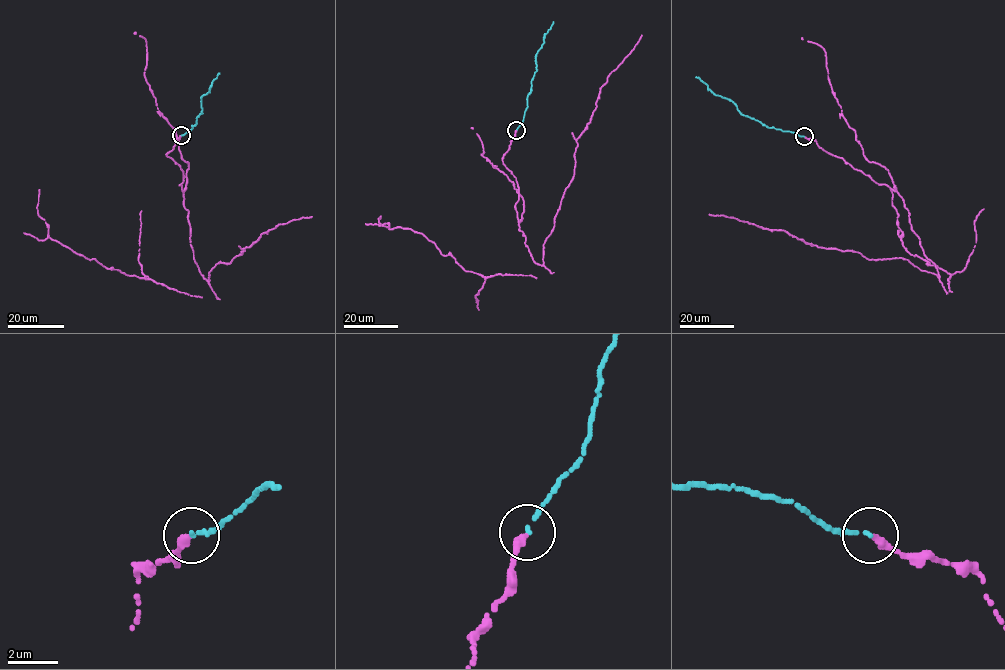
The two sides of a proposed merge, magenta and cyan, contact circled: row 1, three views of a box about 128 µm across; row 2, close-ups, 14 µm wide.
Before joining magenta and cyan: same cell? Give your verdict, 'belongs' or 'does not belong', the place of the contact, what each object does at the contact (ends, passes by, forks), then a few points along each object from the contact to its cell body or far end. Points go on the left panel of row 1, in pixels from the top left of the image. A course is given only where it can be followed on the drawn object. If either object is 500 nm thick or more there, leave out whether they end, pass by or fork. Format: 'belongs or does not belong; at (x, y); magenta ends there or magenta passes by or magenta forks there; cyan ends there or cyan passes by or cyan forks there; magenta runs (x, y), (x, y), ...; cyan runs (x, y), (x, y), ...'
belongs; at (181, 135); magenta ends there; cyan ends there; magenta runs (181, 135), (166, 156), (183, 172), (193, 258), (209, 282), (217, 263), (230, 263), (261, 234), (312, 216); cyan runs (181, 135), (196, 124), (196, 118), (202, 113), (201, 97), (209, 92), (211, 82), (219, 73)

